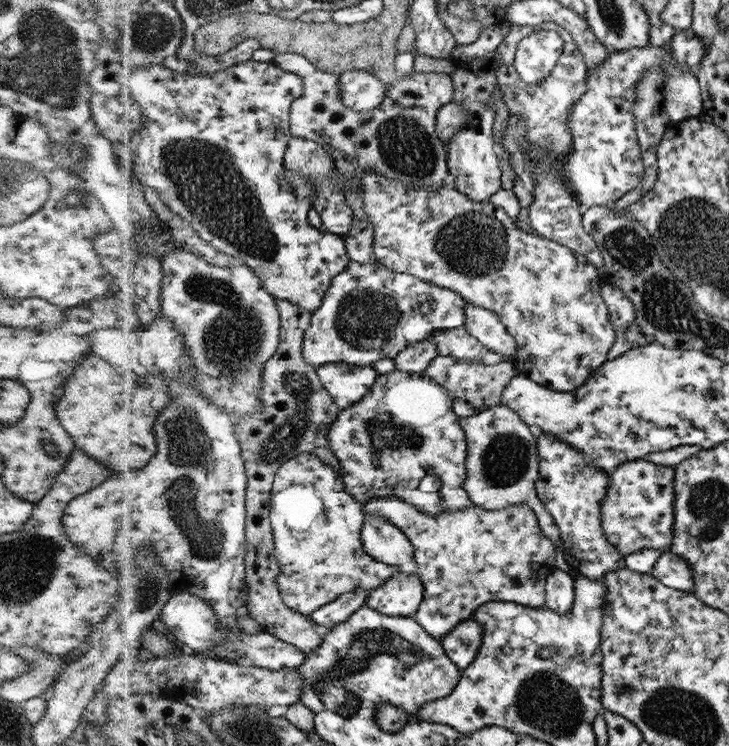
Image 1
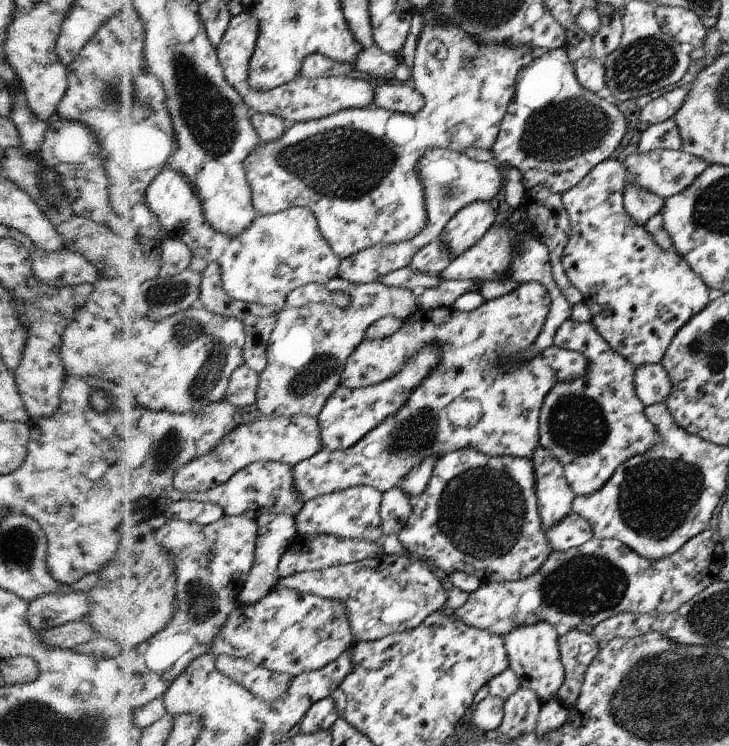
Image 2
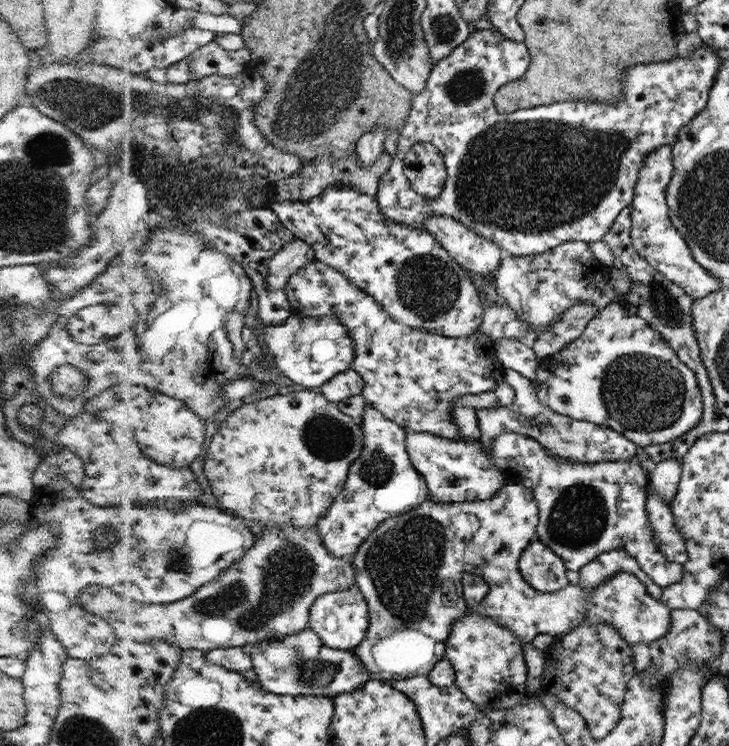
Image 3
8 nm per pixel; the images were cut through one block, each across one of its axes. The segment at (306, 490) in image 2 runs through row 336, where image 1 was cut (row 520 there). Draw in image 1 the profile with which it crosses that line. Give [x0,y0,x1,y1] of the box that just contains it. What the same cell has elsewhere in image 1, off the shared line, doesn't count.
[366,494,556,639]

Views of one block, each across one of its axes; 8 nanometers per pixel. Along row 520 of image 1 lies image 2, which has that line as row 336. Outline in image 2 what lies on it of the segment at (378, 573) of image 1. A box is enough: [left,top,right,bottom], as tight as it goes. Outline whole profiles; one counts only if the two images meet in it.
[256,277,421,418]

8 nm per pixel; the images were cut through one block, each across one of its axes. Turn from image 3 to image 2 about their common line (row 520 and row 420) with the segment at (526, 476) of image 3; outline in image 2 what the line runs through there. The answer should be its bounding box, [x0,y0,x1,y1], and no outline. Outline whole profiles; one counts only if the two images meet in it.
[539,318,660,497]

